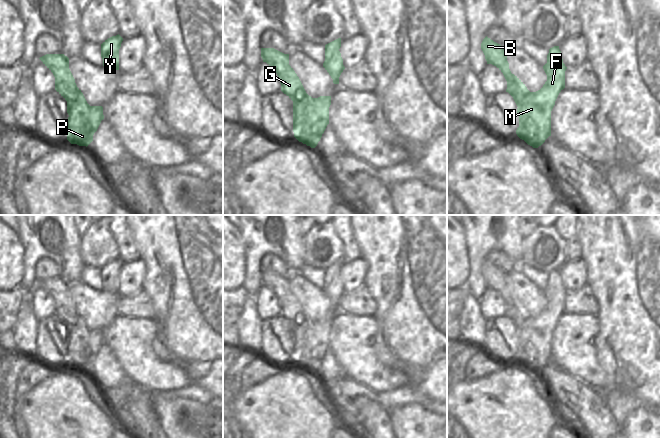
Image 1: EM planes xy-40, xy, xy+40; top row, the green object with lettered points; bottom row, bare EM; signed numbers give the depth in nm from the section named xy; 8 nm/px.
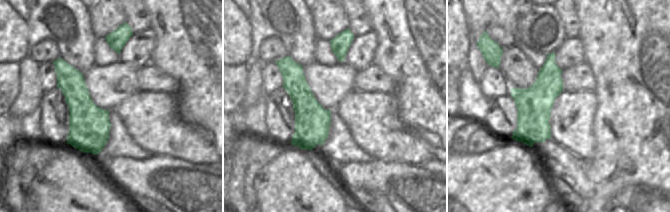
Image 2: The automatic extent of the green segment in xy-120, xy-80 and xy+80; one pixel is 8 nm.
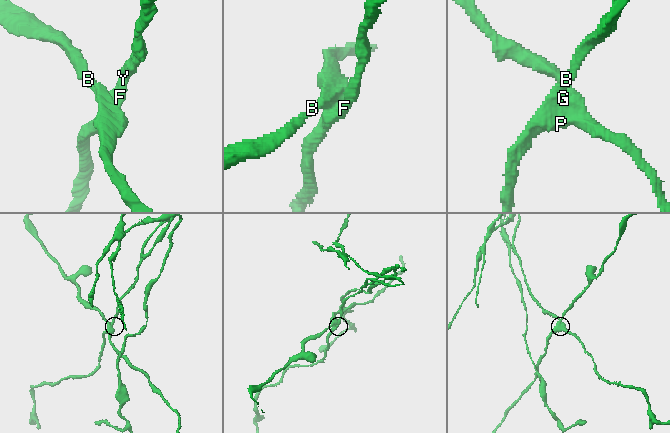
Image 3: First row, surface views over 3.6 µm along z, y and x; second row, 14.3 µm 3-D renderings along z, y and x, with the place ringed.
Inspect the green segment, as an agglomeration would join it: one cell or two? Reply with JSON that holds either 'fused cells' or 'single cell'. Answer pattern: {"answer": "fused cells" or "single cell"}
{"answer": "fused cells"}

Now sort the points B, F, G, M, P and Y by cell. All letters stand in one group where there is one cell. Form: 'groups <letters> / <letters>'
groups B G P / F M Y

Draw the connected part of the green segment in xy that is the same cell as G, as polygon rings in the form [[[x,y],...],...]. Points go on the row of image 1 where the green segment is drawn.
[[[261,48],[261,57],[278,75],[281,91],[293,101],[293,132],[294,137],[303,144],[315,148],[322,134],[307,135],[303,131],[303,111],[307,107],[307,93],[289,65],[289,54],[274,48]]]

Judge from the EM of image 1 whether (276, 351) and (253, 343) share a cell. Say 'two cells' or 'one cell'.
two cells

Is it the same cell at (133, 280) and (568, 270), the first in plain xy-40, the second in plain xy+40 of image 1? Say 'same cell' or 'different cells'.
same cell

